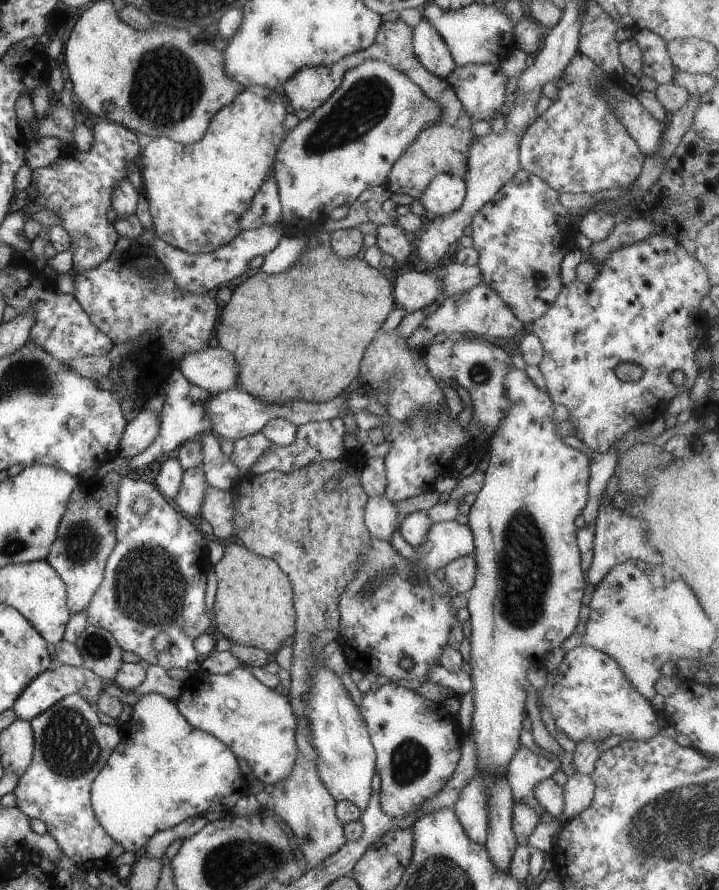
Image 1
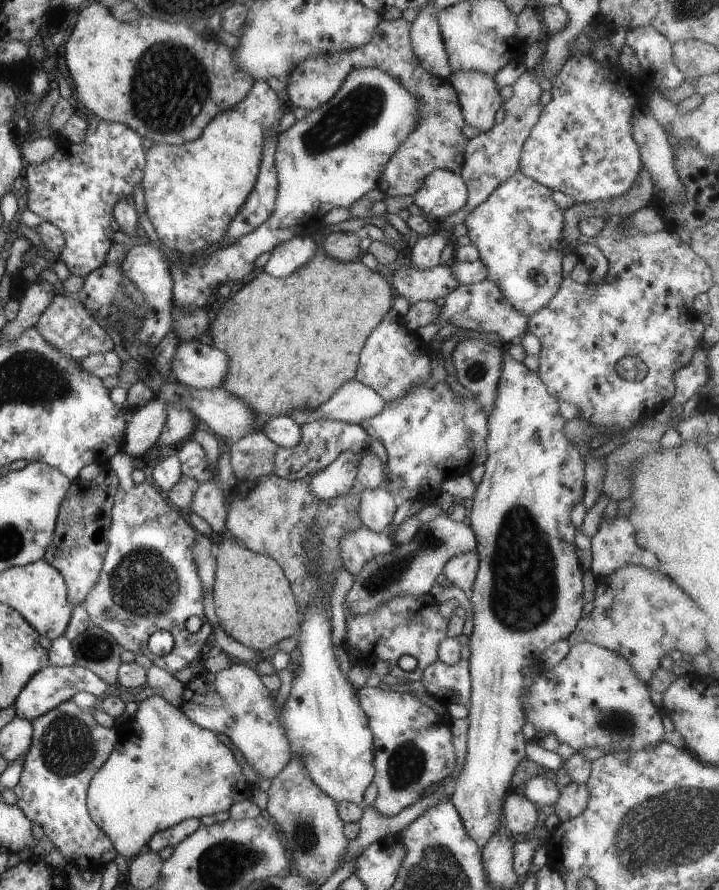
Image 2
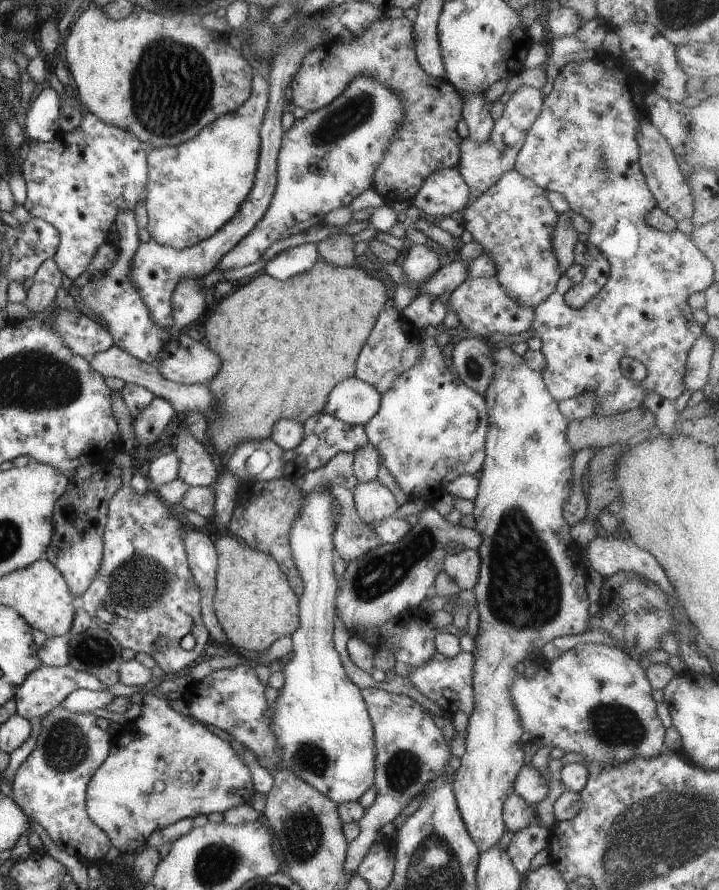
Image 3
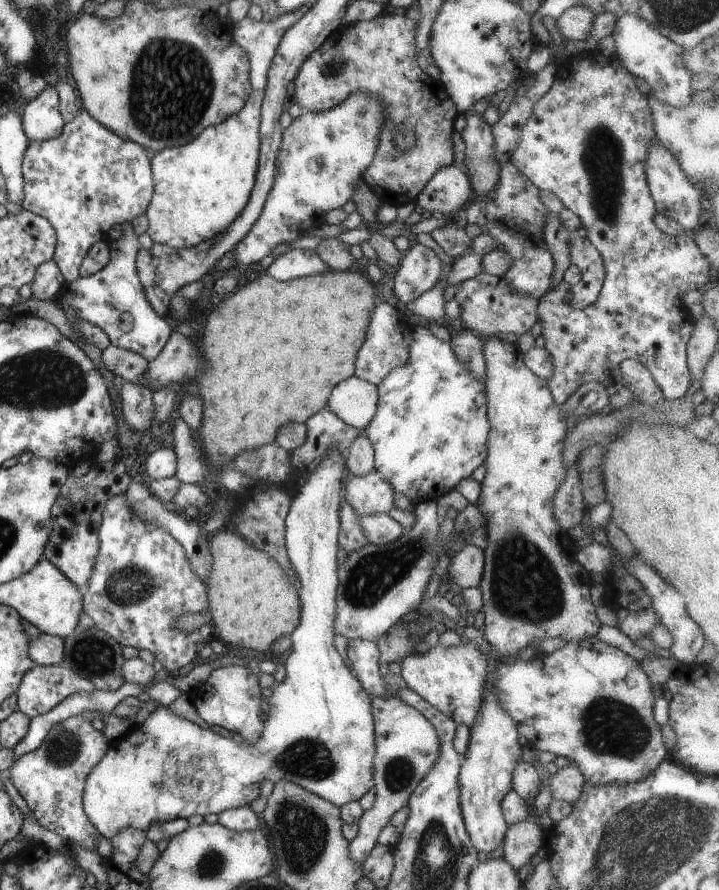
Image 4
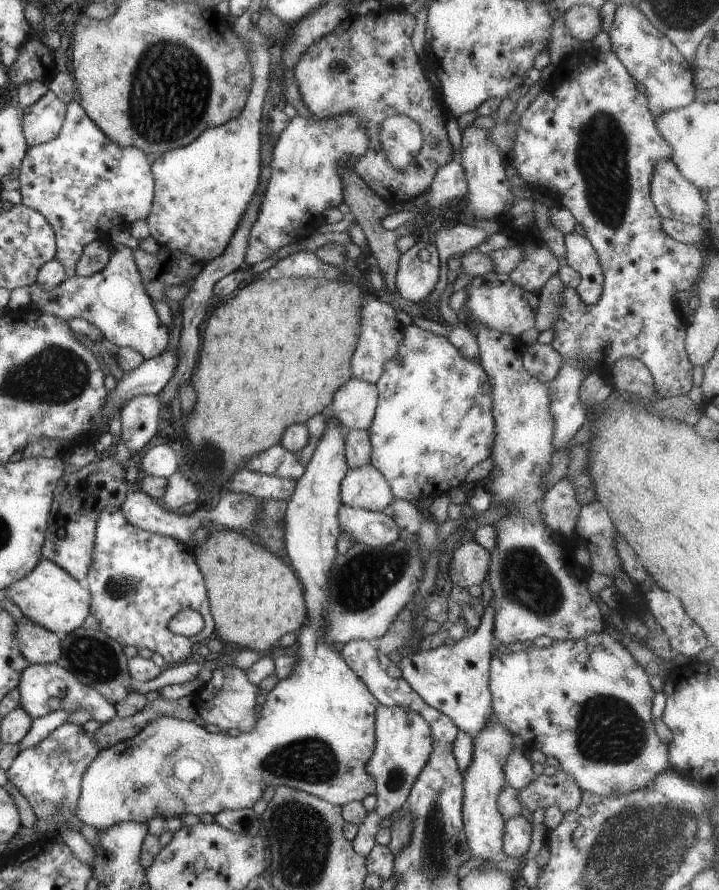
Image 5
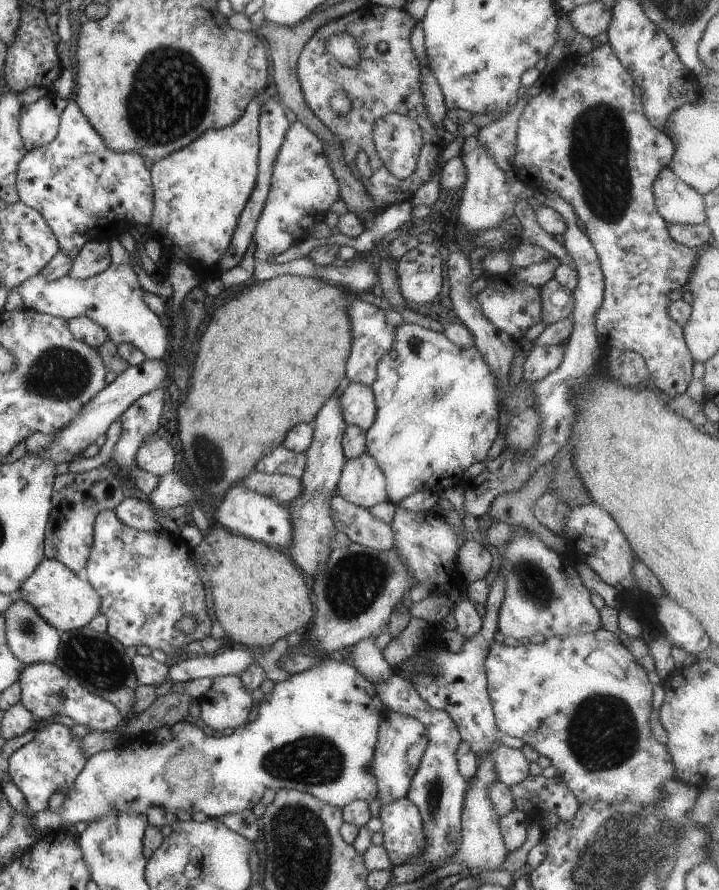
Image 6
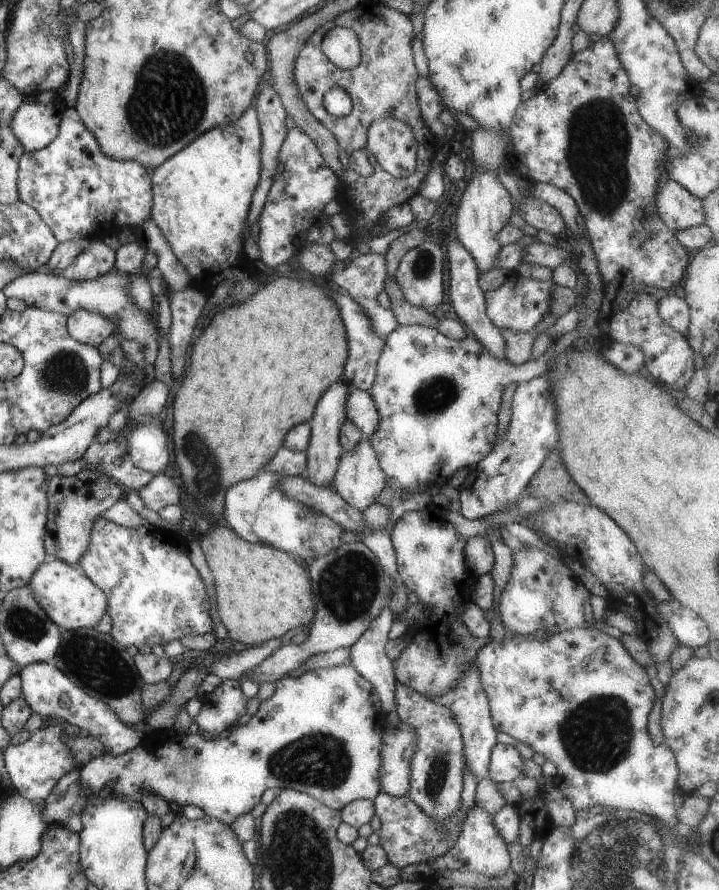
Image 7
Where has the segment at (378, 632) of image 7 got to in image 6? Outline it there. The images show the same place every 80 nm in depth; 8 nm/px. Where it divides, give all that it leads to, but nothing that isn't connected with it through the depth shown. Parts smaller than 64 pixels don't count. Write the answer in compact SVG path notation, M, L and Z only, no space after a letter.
M372 635L359 639L352 650L352 664L365 677L373 683L383 683L396 671L381 656L381 651L375 648Z

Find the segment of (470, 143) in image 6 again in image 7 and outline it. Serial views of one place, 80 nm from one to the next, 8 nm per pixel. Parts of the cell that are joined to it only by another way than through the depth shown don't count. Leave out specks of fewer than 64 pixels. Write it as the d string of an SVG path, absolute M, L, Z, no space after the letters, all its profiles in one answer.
M475 167L461 195L456 210L455 234L457 242L461 243L473 257L479 273L494 266L494 260L501 246L495 240L495 234L507 224L509 215L514 212L513 201L507 190L499 183L496 174Z

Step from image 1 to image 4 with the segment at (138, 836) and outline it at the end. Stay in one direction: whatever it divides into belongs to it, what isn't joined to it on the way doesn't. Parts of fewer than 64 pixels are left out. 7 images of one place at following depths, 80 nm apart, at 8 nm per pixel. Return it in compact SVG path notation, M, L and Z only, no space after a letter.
M334 449L328 451L323 457L323 460L320 460L316 469L309 472L309 478L304 479L303 486L299 488L298 493L295 494L295 498L290 502L290 509L287 511L286 517L284 518L284 541L286 551L292 568L296 572L295 576L297 577L296 584L298 586L300 602L300 619L295 630L289 635L289 638L291 638L292 650L284 662L285 678L272 688L272 694L268 696L267 699L263 699L263 728L259 738L253 743L249 743L248 741L239 740L235 736L228 735L221 731L212 732L209 731L209 729L203 729L193 724L190 720L185 720L173 714L173 711L170 711L167 706L161 704L157 705L155 710L152 710L148 714L148 717L140 722L137 728L127 730L122 737L108 743L107 752L86 776L82 792L82 809L88 821L97 829L98 834L101 834L101 836L110 839L112 836L115 836L119 830L125 827L131 827L146 832L153 823L186 819L193 814L199 814L199 816L203 817L211 814L218 815L222 810L249 805L251 800L259 795L260 782L263 778L265 780L270 780L273 784L280 780L292 782L338 807L343 806L343 804L349 801L357 801L369 788L373 788L372 758L374 757L374 720L372 719L371 699L369 694L367 694L365 689L361 686L361 683L349 673L347 668L345 668L345 664L341 656L337 653L337 650L333 647L332 642L335 634L334 610L336 586L338 583L336 575L337 562L335 559L337 556L335 554L337 554L338 548L338 510L342 497L340 492L343 486L341 480L342 472L345 471L344 462L345 457L340 451Z

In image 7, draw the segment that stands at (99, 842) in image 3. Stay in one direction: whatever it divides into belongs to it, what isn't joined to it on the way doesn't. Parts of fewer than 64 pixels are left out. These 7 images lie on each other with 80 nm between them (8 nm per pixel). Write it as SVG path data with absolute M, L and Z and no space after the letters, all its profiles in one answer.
M57 724L30 731L30 736L21 744L7 745L2 752L5 772L11 780L11 787L28 801L43 805L49 801L49 794L55 783L71 769L79 768L70 748L61 740L64 729Z

